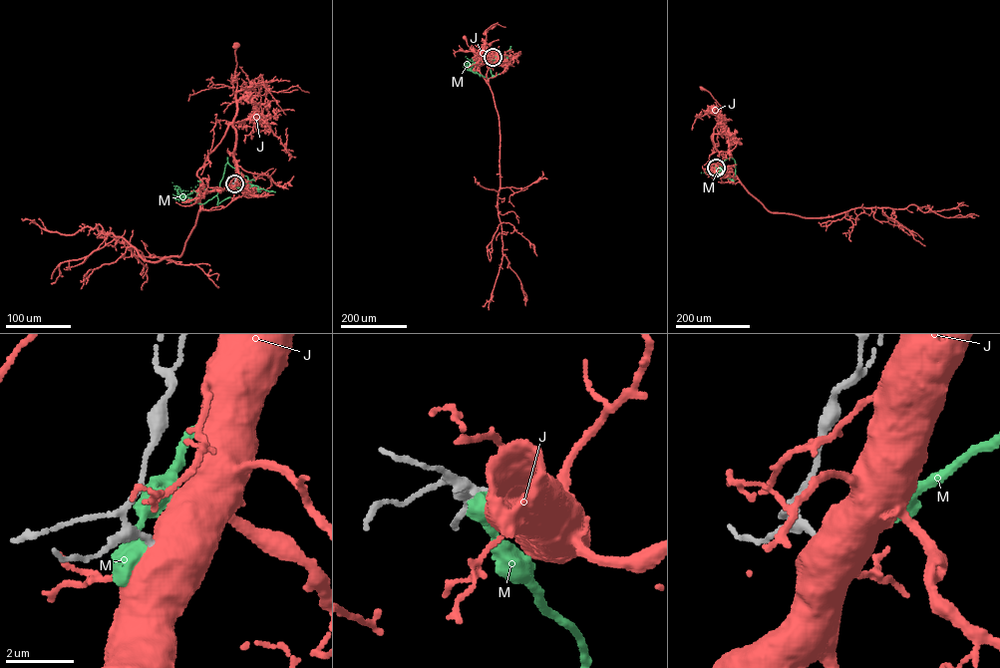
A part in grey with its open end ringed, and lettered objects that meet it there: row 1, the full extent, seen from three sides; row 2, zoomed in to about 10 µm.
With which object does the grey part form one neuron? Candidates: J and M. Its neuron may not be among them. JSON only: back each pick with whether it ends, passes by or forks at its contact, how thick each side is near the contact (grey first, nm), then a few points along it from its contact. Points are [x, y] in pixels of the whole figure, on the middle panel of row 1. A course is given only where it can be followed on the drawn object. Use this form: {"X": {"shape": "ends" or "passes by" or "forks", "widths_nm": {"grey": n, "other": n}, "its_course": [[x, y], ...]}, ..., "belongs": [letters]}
{"belongs": []}

